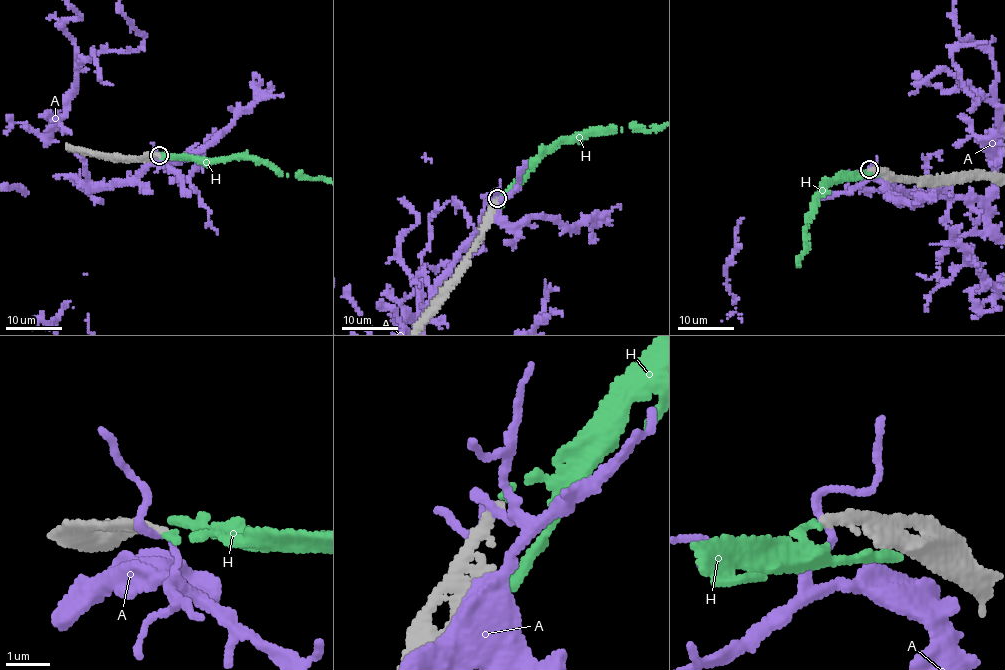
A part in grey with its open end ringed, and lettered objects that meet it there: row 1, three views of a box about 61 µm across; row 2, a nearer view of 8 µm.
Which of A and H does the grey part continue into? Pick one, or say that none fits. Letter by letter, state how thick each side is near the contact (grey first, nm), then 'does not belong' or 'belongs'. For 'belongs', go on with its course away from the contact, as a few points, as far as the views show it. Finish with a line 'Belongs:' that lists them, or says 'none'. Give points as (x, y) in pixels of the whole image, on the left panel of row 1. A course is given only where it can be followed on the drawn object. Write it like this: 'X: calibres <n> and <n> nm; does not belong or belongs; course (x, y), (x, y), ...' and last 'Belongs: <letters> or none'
A: calibres 240 and 160 nm; does not belong
H: calibres 200 and 130 nm; belongs
Belongs: H

